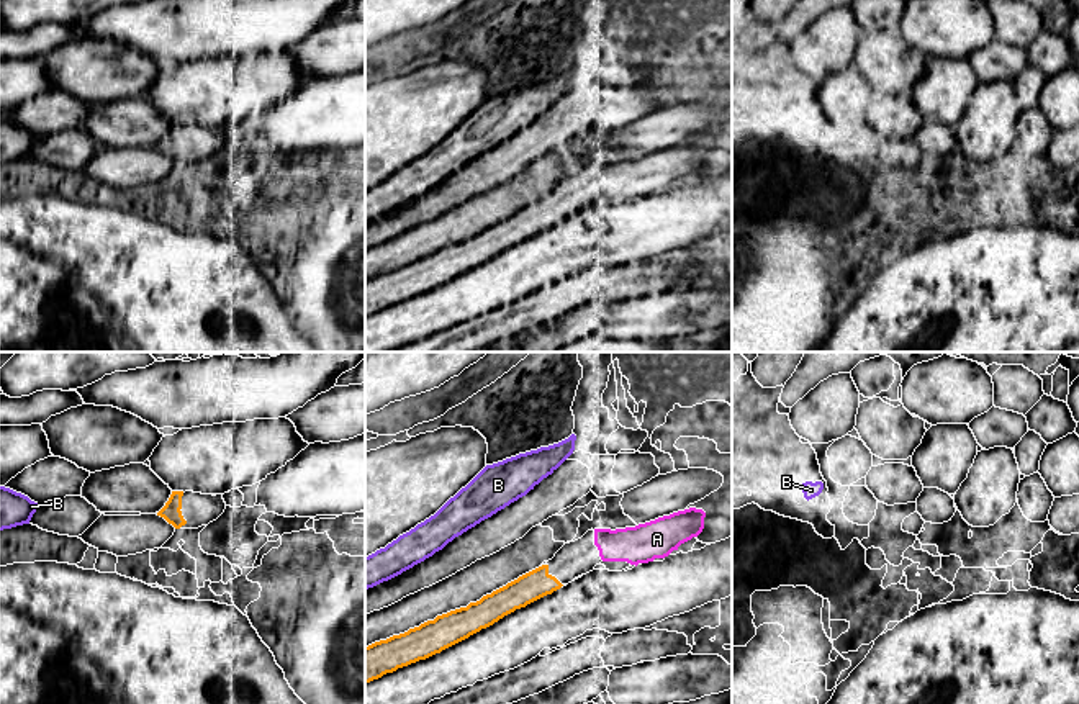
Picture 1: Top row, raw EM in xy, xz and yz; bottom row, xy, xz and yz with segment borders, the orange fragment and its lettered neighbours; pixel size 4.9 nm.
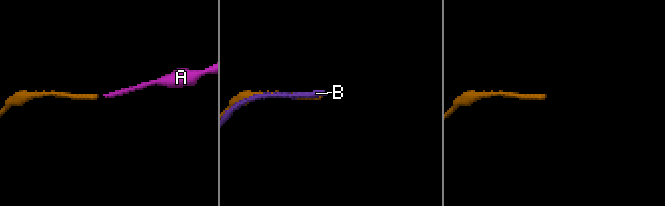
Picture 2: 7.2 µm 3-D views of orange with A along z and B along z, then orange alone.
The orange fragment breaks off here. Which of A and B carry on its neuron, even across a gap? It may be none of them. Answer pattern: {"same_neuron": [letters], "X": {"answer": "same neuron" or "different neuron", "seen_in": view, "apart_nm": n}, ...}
{"same_neuron": ["A"], "A": {"answer": "same neuron", "seen_in": "xz", "apart_nm": 240}, "B": {"answer": "different neuron", "seen_in": "xz", "apart_nm": 260}}

